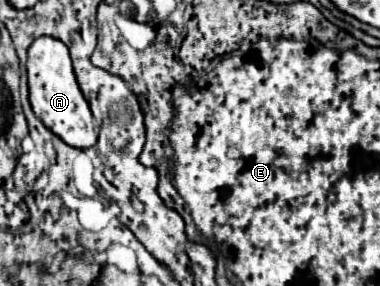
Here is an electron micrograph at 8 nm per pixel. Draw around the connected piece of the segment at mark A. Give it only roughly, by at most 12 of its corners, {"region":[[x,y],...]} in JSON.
{"region":[[28,48],[34,114],[74,148],[98,140],[68,48]]}

